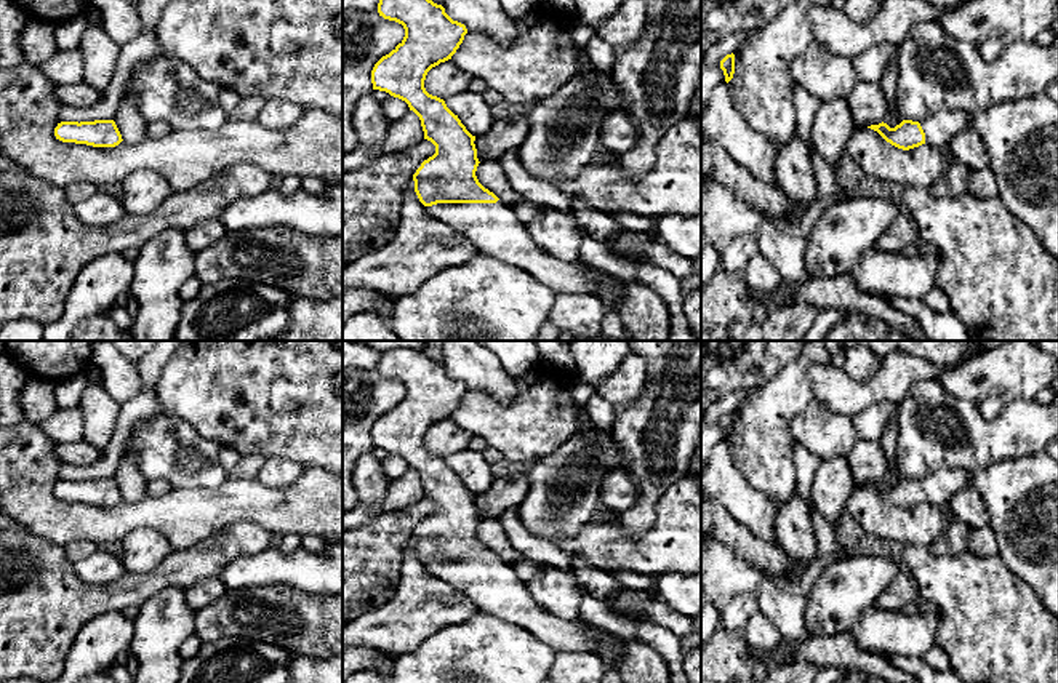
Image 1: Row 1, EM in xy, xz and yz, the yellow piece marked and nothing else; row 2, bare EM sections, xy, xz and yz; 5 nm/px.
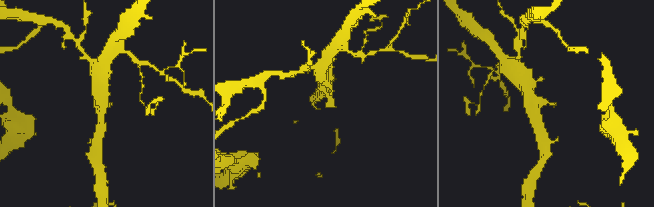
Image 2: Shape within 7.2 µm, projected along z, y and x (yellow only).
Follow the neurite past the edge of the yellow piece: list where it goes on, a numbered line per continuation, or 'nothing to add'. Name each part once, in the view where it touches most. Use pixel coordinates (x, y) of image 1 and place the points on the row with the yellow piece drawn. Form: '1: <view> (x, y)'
1: xz (495, 229)

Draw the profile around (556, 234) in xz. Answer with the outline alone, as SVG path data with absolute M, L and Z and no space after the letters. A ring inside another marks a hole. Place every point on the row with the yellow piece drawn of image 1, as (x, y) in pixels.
M543 206L525 227L531 240L551 258L565 264L579 261L581 237L578 222L560 210Z

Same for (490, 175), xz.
M499 160L480 162L475 176L479 182L493 192L503 203L514 208L523 202L523 198L511 187Z

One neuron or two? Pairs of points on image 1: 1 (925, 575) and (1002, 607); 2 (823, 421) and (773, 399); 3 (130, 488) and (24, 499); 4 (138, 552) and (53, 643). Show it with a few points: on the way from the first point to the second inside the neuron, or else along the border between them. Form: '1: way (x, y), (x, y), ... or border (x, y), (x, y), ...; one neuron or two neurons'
1: way (945, 581), (964, 587), (983, 603); one neuron
2: border (813, 397), (793, 419), (793, 439); two neurons
3: border (146, 495), (133, 501), (124, 499); two neurons
4: border (162, 559), (146, 571), (127, 571); two neurons

